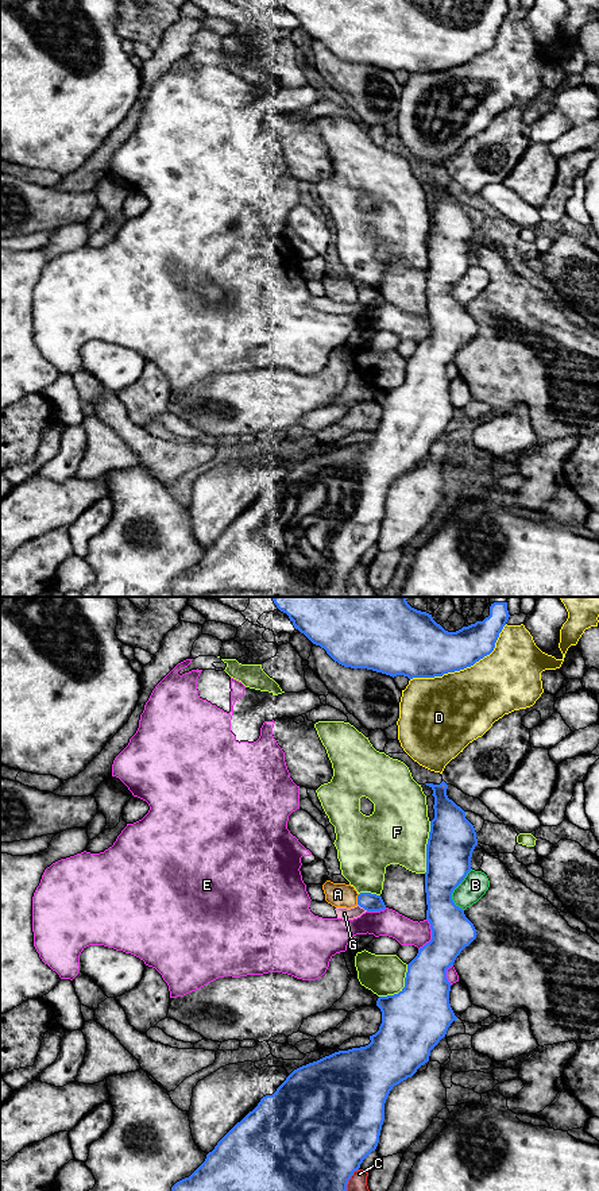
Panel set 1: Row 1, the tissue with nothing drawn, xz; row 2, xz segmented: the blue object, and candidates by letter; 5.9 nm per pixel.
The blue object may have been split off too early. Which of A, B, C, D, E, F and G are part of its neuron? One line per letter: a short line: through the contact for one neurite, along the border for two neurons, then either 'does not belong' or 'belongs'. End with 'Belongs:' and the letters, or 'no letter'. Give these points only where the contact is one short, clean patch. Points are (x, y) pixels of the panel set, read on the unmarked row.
A: line xz (359, 289), (356, 299); does not belong
B: line xz (471, 263), (452, 288), (452, 296), (463, 305); does not belong
C: does not belong
D: does not belong
E: does not belong
F: does not belong
G: does not belong
Belongs: no letter

